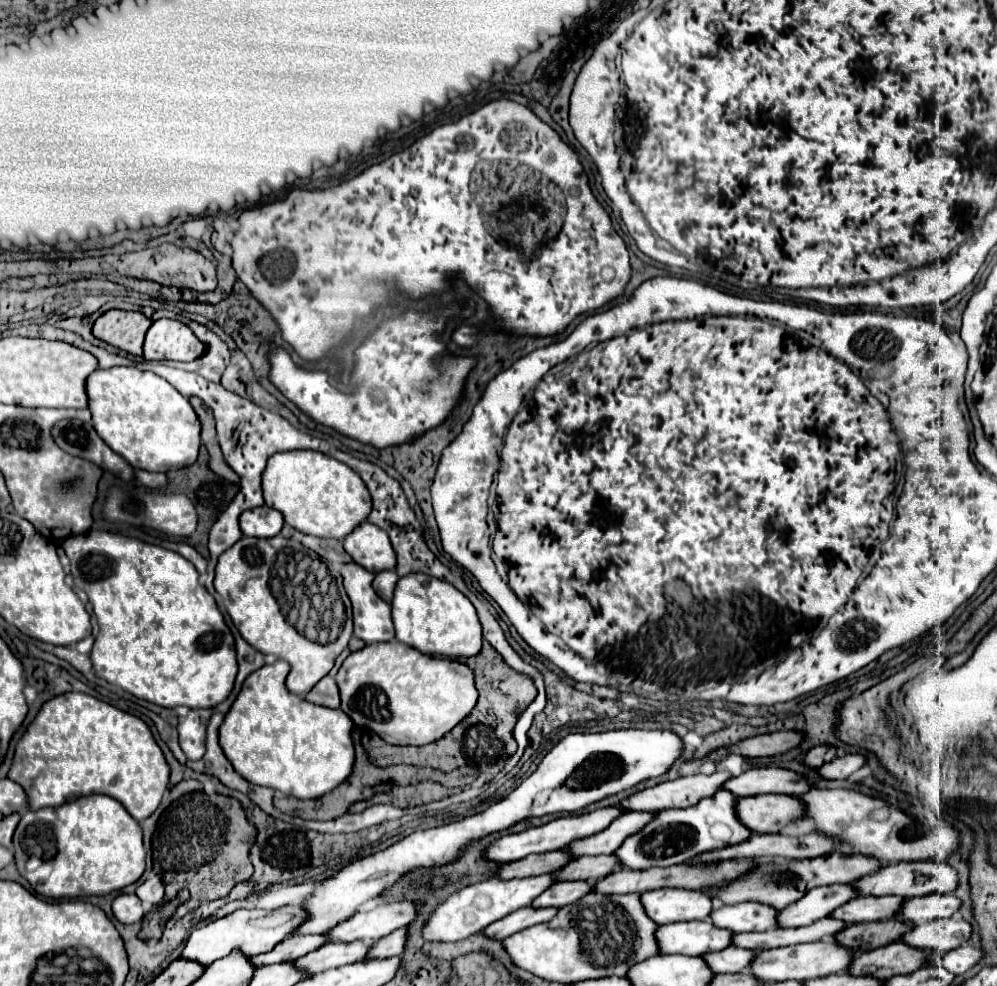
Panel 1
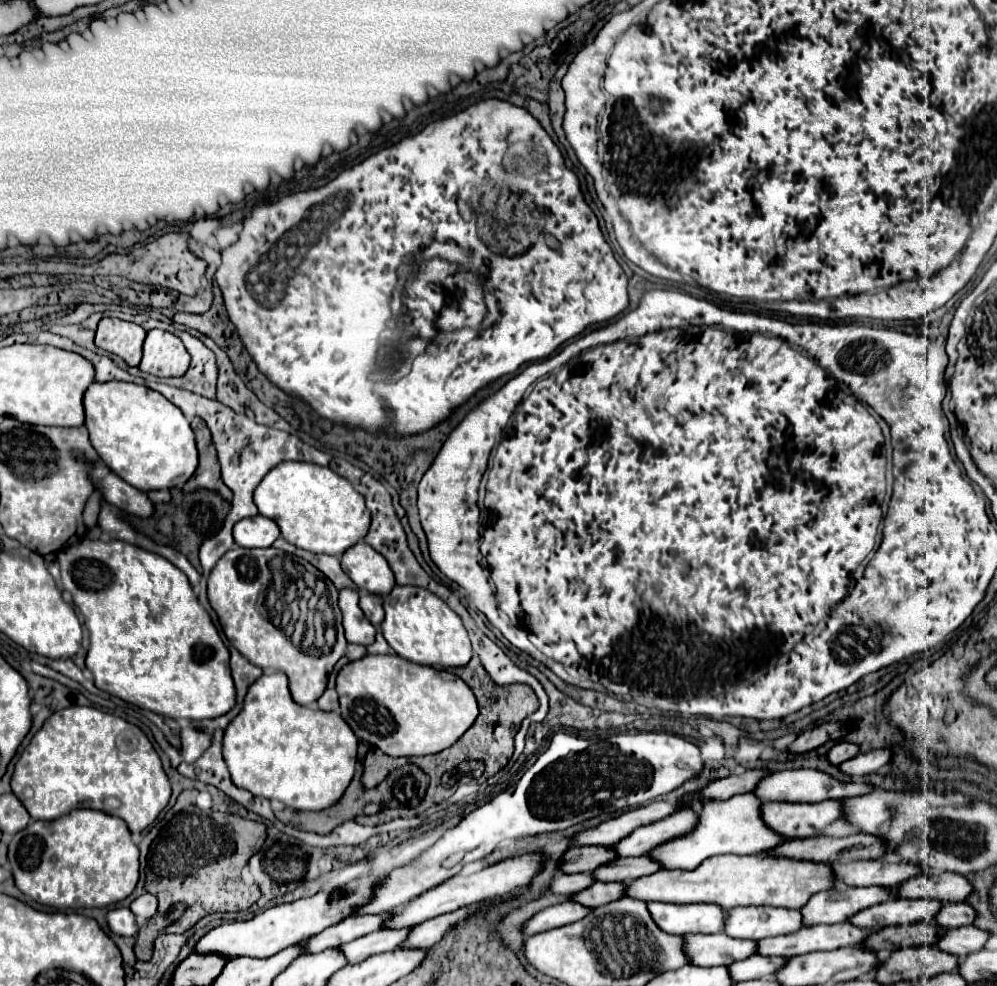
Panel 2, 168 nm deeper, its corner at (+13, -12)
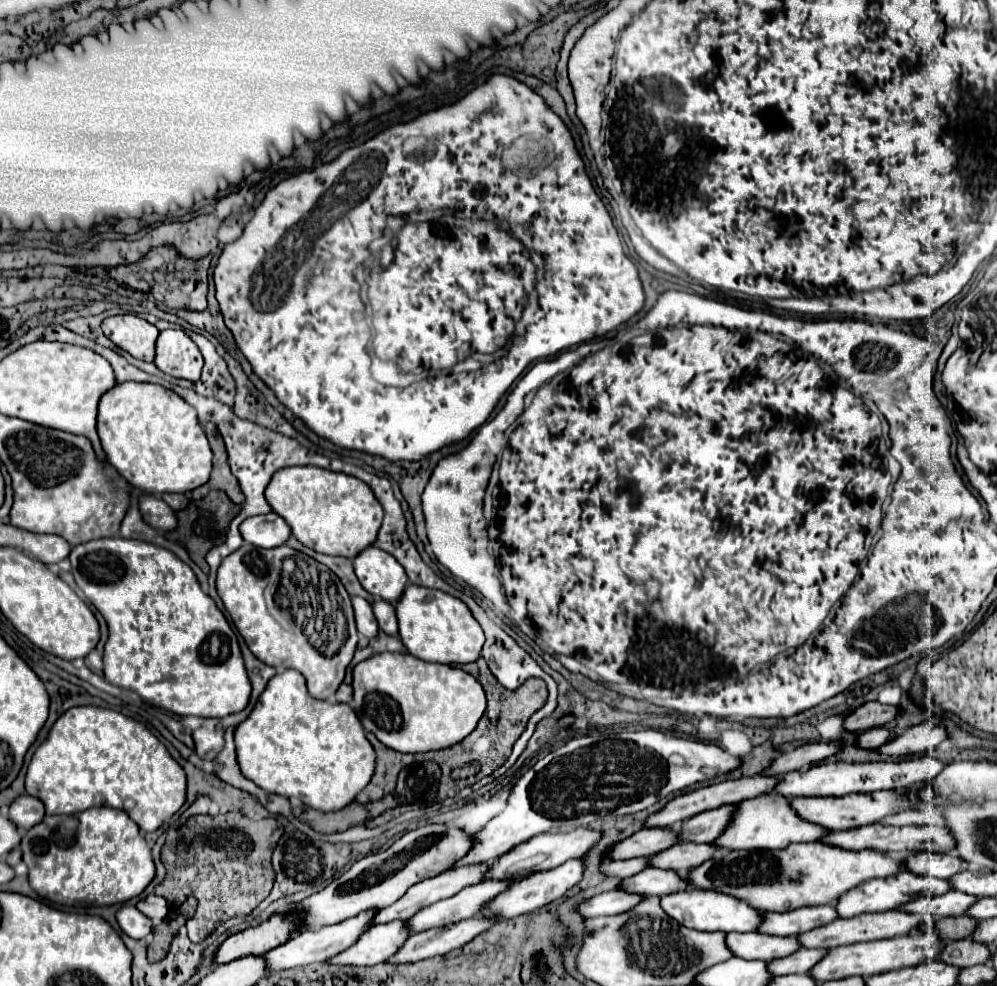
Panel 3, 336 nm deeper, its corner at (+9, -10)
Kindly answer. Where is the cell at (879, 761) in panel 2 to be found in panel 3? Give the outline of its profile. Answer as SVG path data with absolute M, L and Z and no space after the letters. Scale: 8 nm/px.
M922 722L922 724L908 728L908 732L904 732L902 736L896 736L888 744L880 746L878 752L888 754L888 756L922 754L922 752L936 748L946 738L948 738L948 732L944 726L934 724L934 722Z

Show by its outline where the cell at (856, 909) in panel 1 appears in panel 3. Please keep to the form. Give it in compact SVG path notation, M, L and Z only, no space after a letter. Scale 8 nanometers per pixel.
M950 890L942 896L934 896L934 898L918 898L914 902L908 902L906 906L900 906L900 910L906 912L920 912L920 914L934 914L934 916L962 916L968 912L970 906L976 904L976 896L958 892L958 890Z

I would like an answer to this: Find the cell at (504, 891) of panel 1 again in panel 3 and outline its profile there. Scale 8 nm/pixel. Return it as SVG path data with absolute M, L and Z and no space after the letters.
M630 858L630 860L614 860L610 864L604 866L604 872L608 876L620 876L620 878L628 878L634 876L636 872L644 870L650 864L650 858Z

